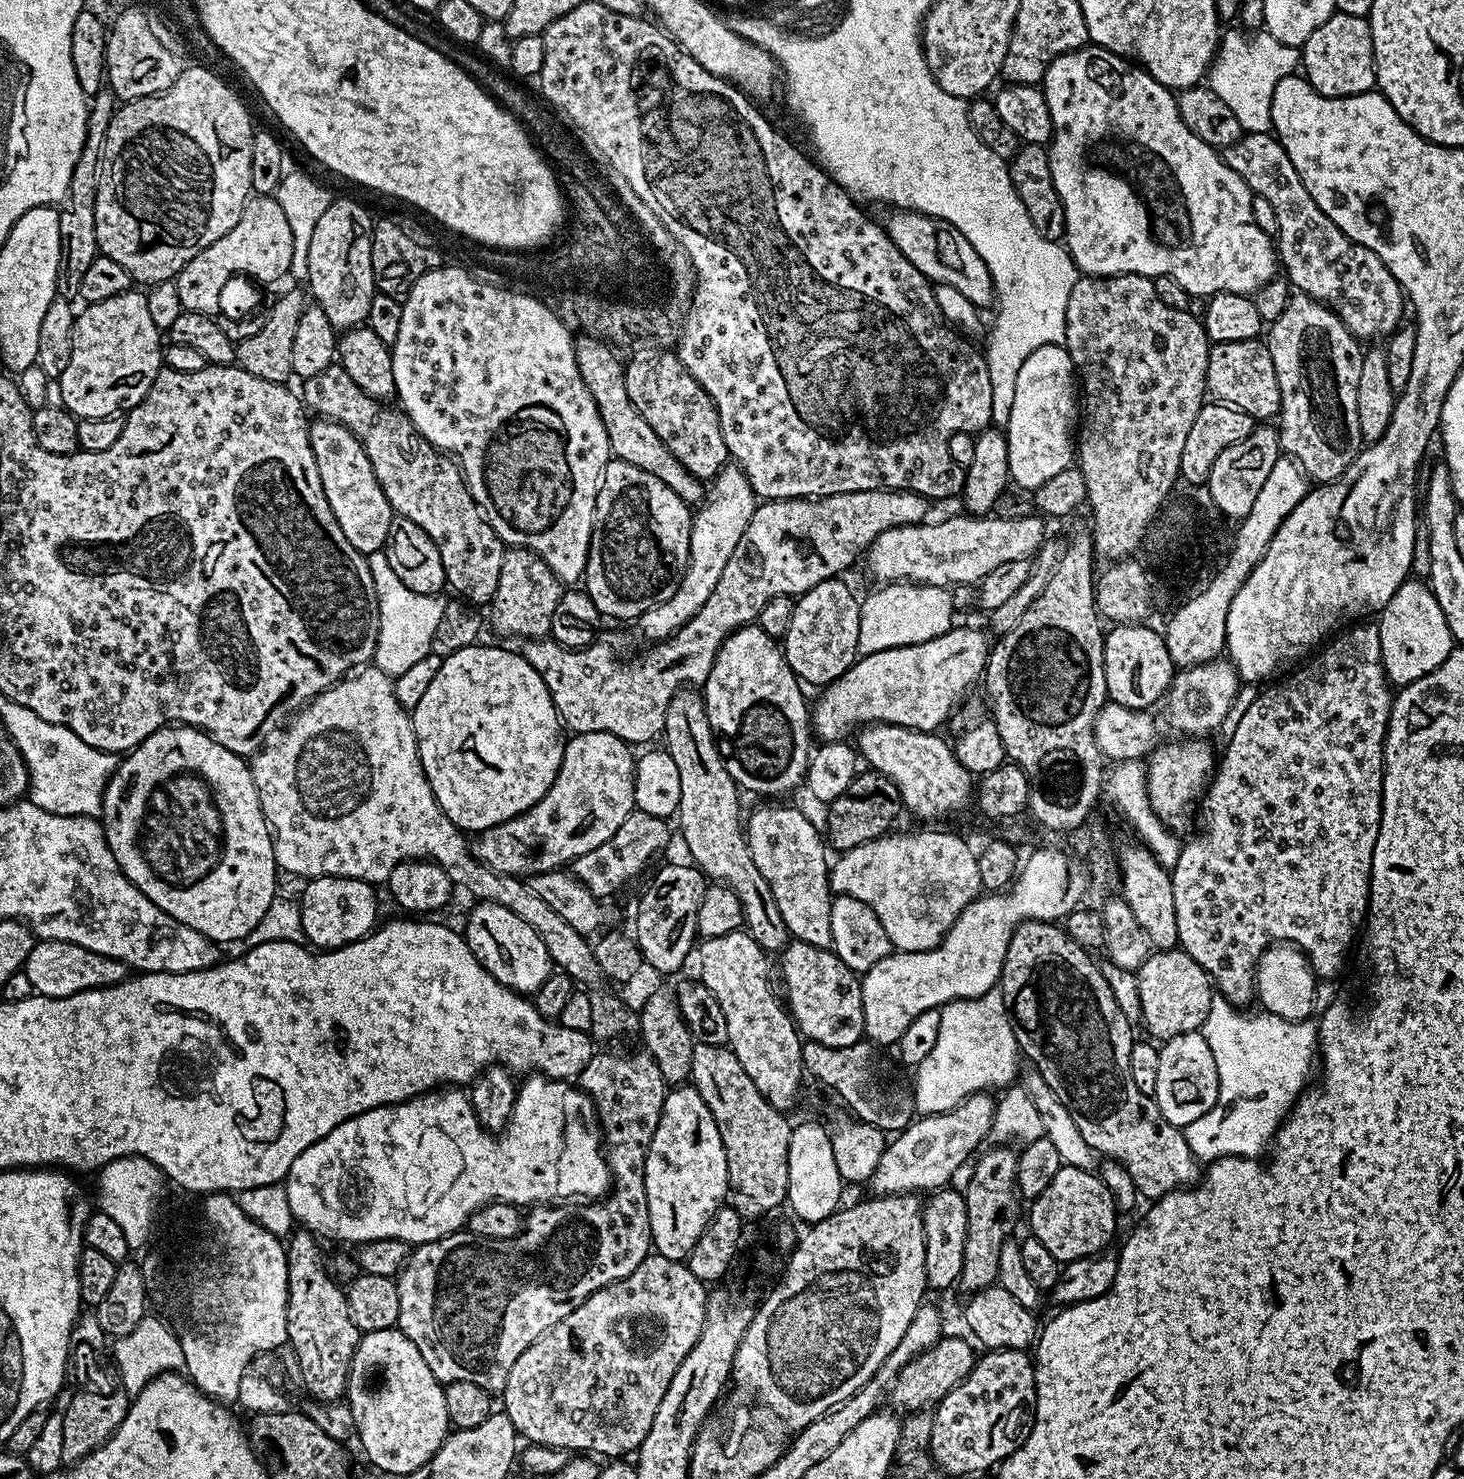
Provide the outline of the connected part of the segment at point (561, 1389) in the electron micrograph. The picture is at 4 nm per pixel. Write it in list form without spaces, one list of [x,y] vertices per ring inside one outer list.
[[[659,1254],[648,1255],[638,1266],[638,1270],[594,1292],[590,1298],[582,1302],[582,1306],[578,1306],[569,1316],[562,1318],[562,1322],[555,1324],[549,1332],[543,1332],[522,1353],[518,1362],[514,1362],[506,1378],[506,1386],[502,1393],[502,1399],[504,1399],[502,1410],[508,1415],[510,1422],[514,1422],[517,1433],[523,1439],[525,1436],[525,1441],[529,1445],[540,1445],[559,1450],[569,1448],[572,1454],[595,1454],[597,1457],[606,1456],[605,1458],[624,1458],[628,1456],[627,1452],[635,1453],[650,1430],[650,1422],[654,1422],[654,1414],[658,1414],[658,1406],[666,1394],[666,1389],[670,1387],[670,1381],[674,1379],[674,1374],[678,1374],[678,1366],[682,1366],[682,1358],[686,1358],[686,1354],[694,1350],[694,1342],[698,1342],[702,1334],[702,1326],[706,1322],[709,1295],[709,1289],[704,1281],[690,1274],[687,1263],[671,1260]]]

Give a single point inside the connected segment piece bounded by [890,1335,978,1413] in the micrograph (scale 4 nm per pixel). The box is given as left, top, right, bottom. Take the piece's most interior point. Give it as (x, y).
(921, 1384)

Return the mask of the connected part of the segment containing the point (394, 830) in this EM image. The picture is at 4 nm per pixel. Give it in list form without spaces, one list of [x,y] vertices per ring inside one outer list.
[[[375,666],[349,675],[308,701],[279,733],[277,744],[269,743],[251,757],[254,786],[272,834],[277,869],[303,878],[349,876],[380,886],[390,878],[390,870],[403,860],[431,858],[446,870],[457,889],[465,888],[470,895],[476,896],[472,898],[477,901],[489,900],[498,906],[506,906],[506,910],[514,910],[514,914],[518,914],[522,922],[527,922],[538,938],[542,938],[548,959],[559,971],[565,972],[579,985],[597,985],[602,975],[589,937],[574,930],[566,918],[554,914],[554,910],[534,894],[531,883],[518,876],[498,873],[475,859],[470,851],[469,837],[446,818],[422,770],[409,709],[400,705],[392,683],[393,677]]]

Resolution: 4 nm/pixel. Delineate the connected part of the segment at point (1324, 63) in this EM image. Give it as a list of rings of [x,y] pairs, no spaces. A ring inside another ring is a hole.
[[[1333,12],[1302,45],[1302,72],[1312,89],[1323,96],[1357,96],[1373,91],[1376,88],[1376,55],[1369,17]]]

